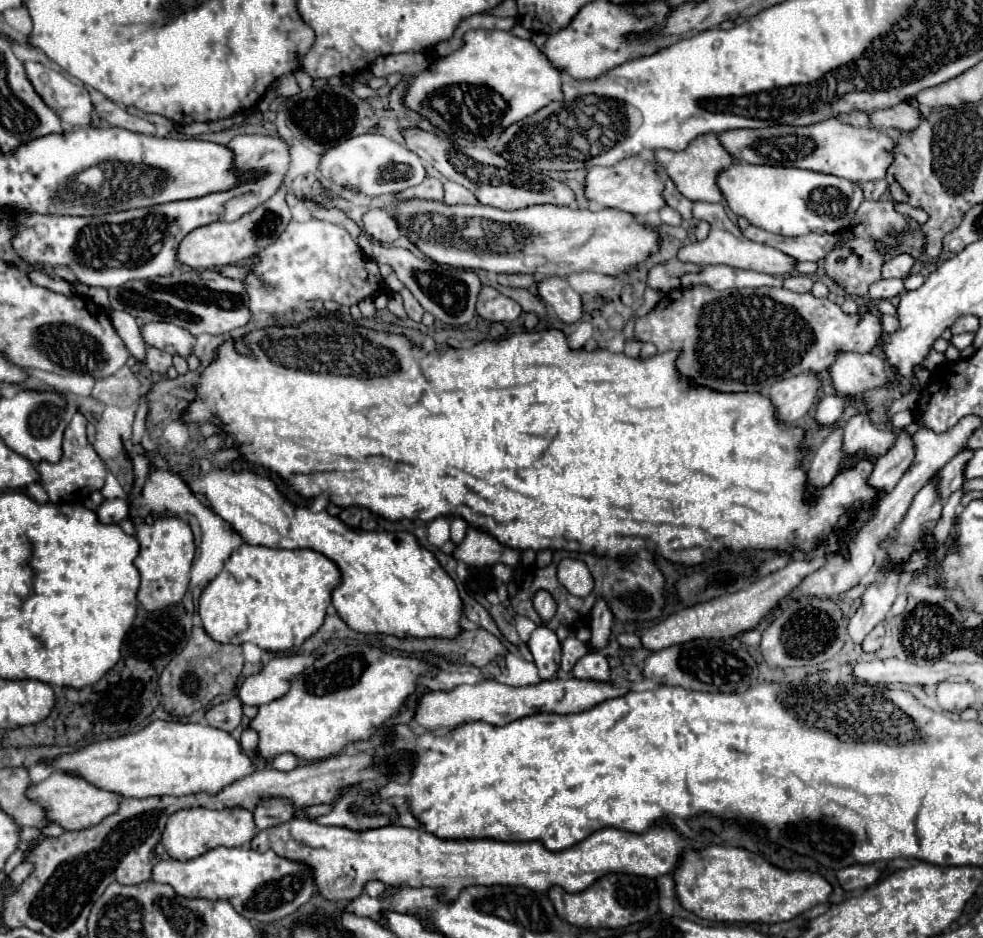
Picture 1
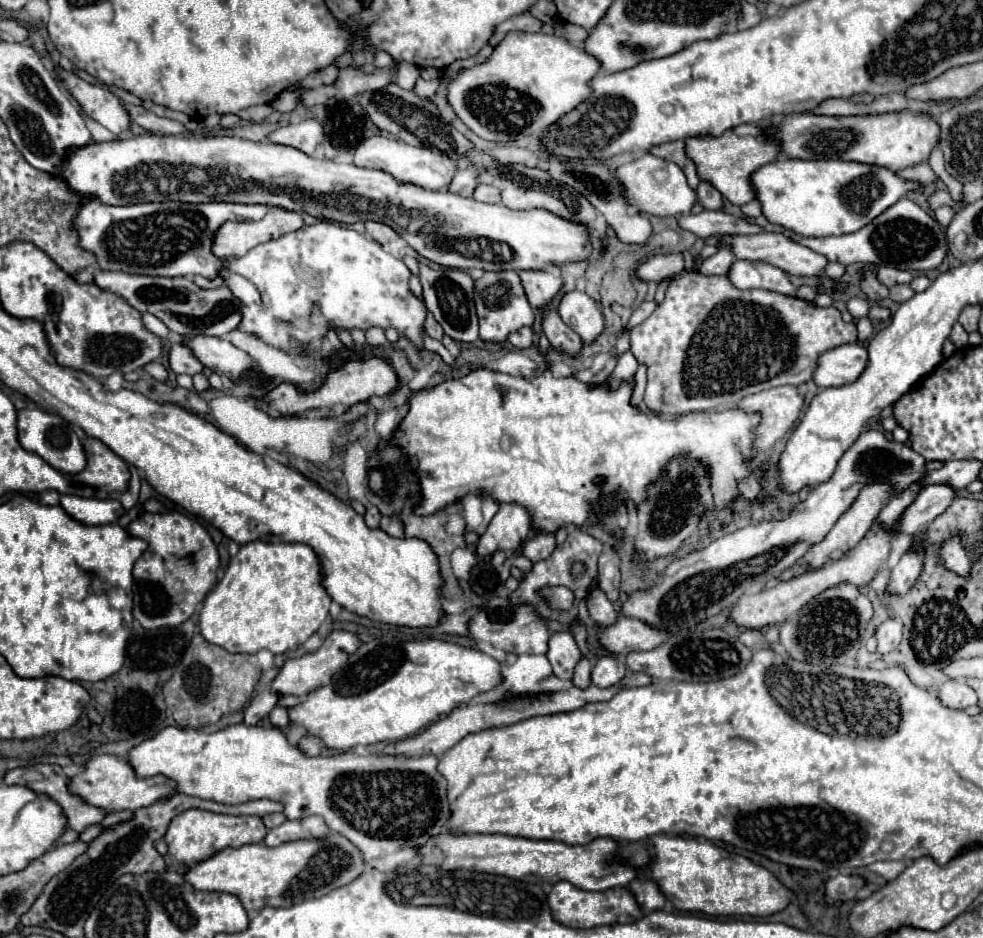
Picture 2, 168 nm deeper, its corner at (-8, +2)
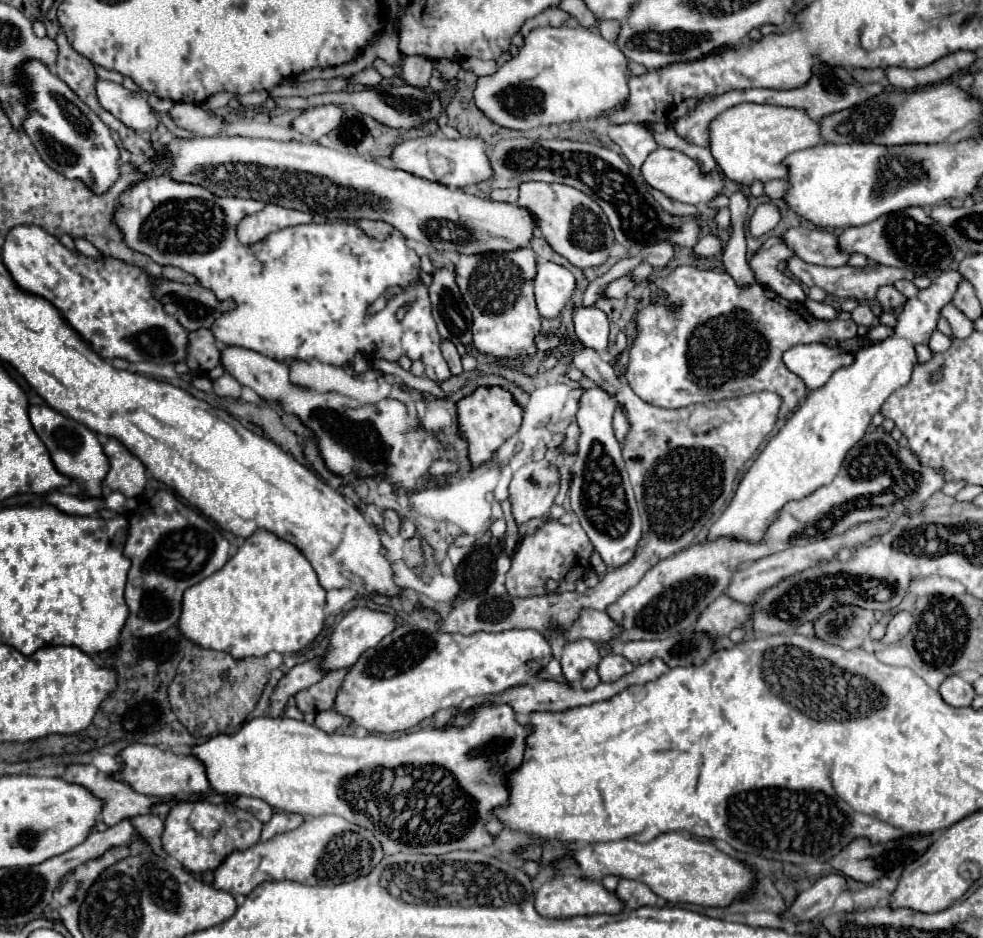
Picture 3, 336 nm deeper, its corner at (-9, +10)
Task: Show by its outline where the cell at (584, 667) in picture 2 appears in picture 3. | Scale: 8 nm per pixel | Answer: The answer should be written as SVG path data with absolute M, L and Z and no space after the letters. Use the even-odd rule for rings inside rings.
M586 669L586 671L584 671L584 677L582 677L582 681L580 681L580 687L582 687L582 689L594 689L598 683L600 683L600 677L598 677L596 669Z

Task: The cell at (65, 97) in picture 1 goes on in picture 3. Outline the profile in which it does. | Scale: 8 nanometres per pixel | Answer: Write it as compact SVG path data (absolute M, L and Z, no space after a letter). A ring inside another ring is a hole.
M96 81L96 95L100 105L130 129L152 131L158 123L142 93L132 93L112 81Z

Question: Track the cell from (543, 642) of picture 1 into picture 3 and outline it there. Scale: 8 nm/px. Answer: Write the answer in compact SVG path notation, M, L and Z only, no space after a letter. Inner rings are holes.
M578 639L568 641L562 651L562 673L570 683L576 683L582 679L582 673L590 667L596 667L600 661L598 645L590 639Z

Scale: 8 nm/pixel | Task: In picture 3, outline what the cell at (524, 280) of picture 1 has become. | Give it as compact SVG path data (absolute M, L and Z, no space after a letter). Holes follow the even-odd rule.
M538 257L534 295L540 315L548 319L556 319L562 307L570 301L572 293L574 293L574 275L566 267Z

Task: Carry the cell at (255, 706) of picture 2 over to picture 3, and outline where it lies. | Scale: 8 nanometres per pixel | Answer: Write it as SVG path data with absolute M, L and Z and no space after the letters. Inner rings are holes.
M314 659L314 661L308 661L308 663L302 663L302 665L296 665L292 667L280 681L278 685L274 687L274 693L270 697L270 705L286 705L288 697L296 695L300 689L306 689L314 683L318 683L322 679L322 669L318 665L320 659Z

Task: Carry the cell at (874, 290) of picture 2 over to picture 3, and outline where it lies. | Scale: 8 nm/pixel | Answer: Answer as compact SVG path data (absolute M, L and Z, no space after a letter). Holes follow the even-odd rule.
M884 285L884 287L880 287L878 289L878 293L876 293L876 299L880 301L880 305L882 307L886 307L886 309L896 309L896 307L902 307L904 305L904 301L906 301L906 297L902 297L902 293L898 293L894 287L890 287L890 285Z

